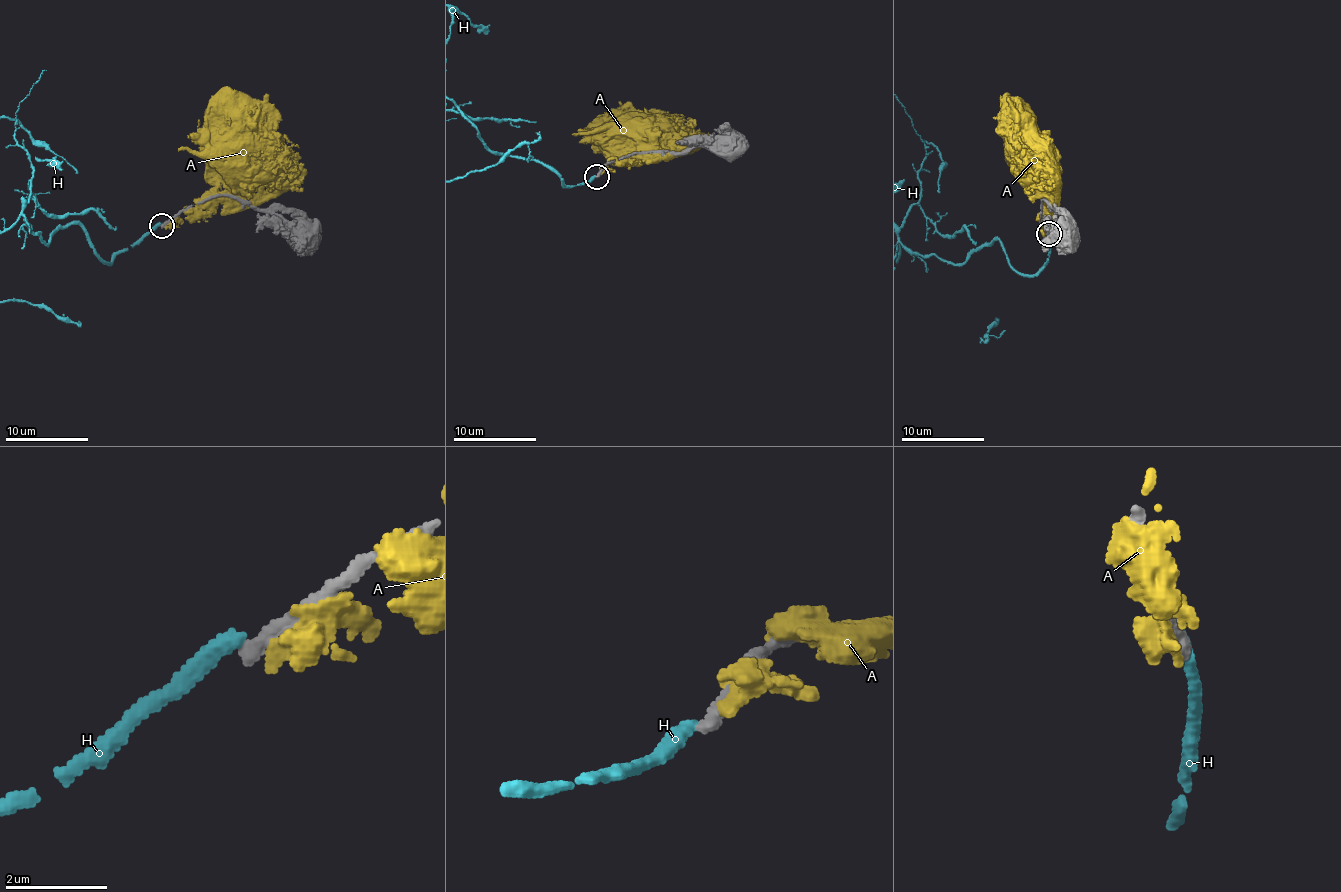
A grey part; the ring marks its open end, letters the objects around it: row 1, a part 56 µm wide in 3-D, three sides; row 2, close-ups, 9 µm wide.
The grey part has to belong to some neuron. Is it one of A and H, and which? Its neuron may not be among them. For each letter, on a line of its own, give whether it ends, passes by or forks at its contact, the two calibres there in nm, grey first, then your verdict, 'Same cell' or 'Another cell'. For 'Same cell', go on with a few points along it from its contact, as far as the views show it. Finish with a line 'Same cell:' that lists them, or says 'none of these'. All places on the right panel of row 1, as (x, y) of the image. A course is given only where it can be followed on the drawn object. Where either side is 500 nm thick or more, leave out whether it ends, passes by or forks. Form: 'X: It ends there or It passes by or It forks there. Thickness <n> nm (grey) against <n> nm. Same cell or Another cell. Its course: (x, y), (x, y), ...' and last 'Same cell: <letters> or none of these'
A: It passes by. Thickness 260 nm (grey) against 360 nm. Another cell
H: It ends there. Thickness 280 nm (grey) against 320 nm. Another cell
Same cell: none of these

